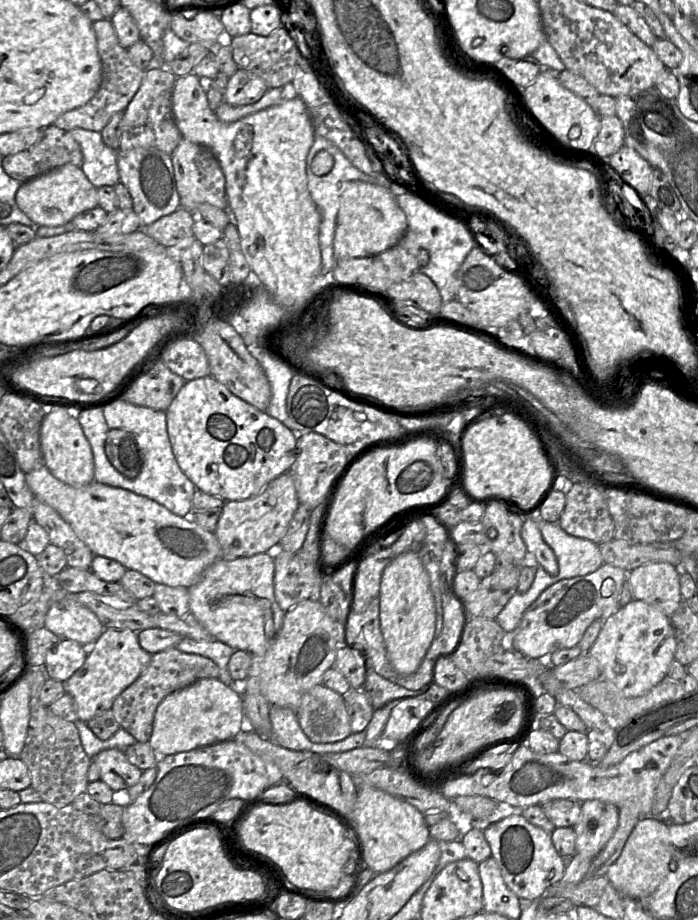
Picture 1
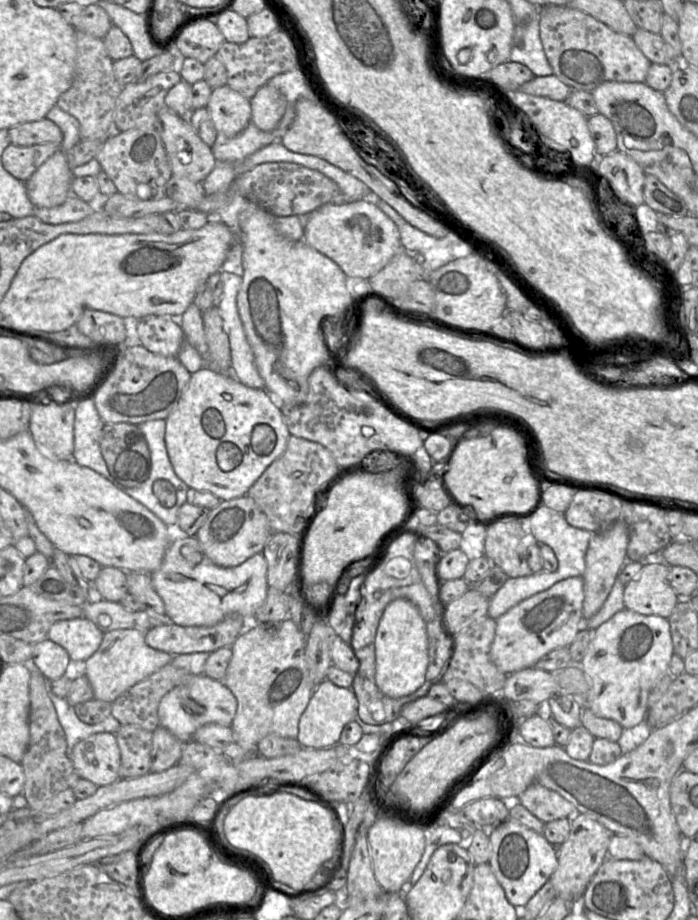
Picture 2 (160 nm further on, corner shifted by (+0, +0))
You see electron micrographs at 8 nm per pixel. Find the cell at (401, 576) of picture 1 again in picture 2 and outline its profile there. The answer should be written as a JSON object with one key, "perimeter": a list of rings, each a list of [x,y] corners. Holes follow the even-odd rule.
{"perimeter":[[[399,598],[387,605],[376,631],[374,648],[375,682],[381,693],[390,698],[401,698],[424,684],[428,666],[426,623],[410,601]]]}

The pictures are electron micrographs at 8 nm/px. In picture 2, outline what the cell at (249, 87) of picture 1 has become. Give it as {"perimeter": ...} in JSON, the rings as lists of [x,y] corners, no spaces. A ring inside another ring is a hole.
{"perimeter":[[[228,85],[213,89],[206,108],[219,136],[233,138],[251,122],[250,100]]]}

